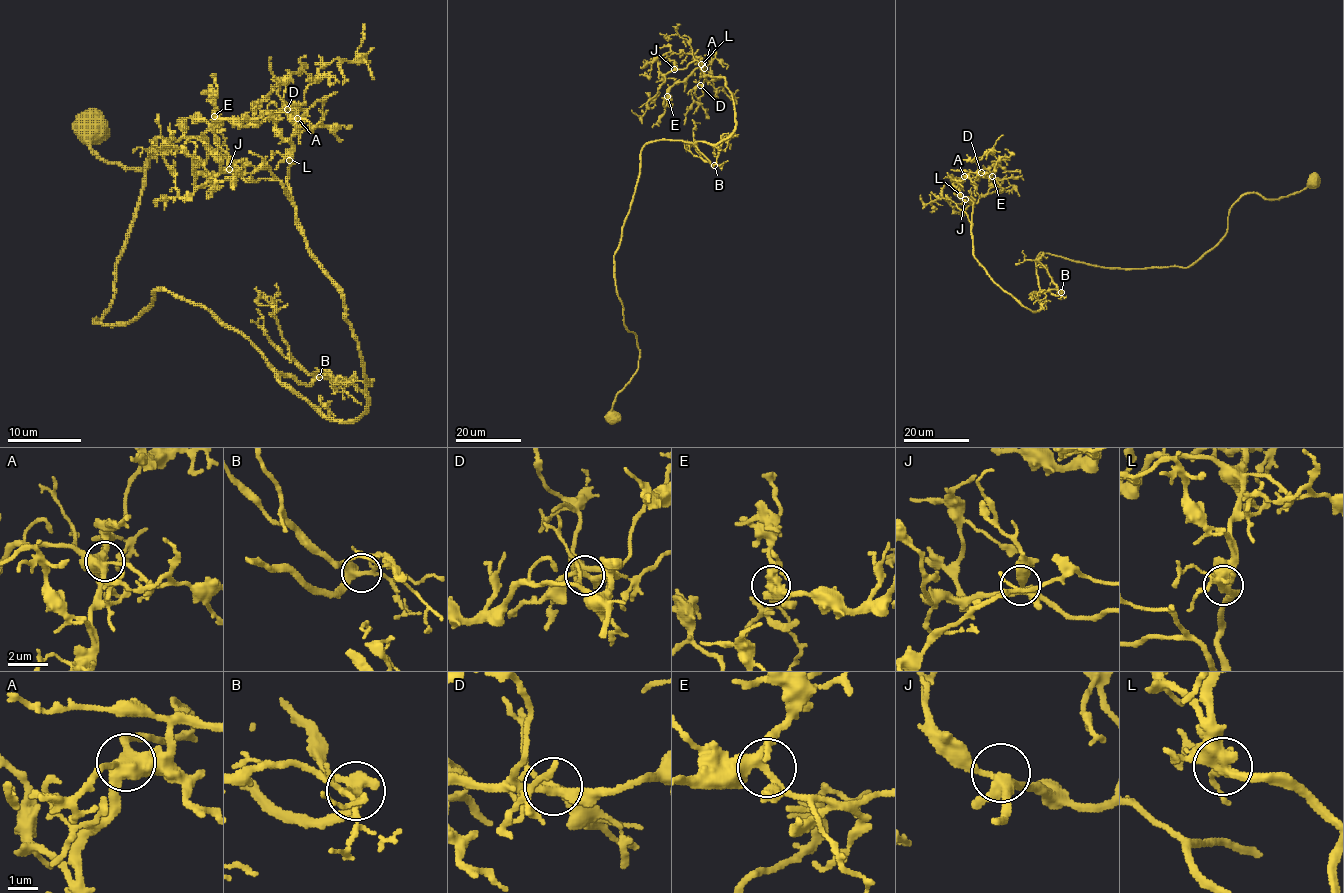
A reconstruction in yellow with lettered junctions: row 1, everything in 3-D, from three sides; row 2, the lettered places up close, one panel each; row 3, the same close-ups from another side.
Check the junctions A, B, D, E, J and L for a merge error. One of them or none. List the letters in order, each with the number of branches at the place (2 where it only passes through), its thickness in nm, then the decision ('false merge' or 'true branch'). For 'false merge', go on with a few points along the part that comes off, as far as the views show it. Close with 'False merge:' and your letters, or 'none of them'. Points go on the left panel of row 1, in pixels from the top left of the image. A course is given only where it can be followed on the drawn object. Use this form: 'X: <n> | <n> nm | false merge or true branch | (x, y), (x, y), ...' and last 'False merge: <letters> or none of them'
A: 3 | 440 nm | true branch
B: 4 | 320 nm | true branch
D: 4 | 280 nm | true branch
E: 5 | 280 nm | true branch
J: 4 | 340 nm | true branch
L: 5 | 460 nm | true branch
False merge: none of them

